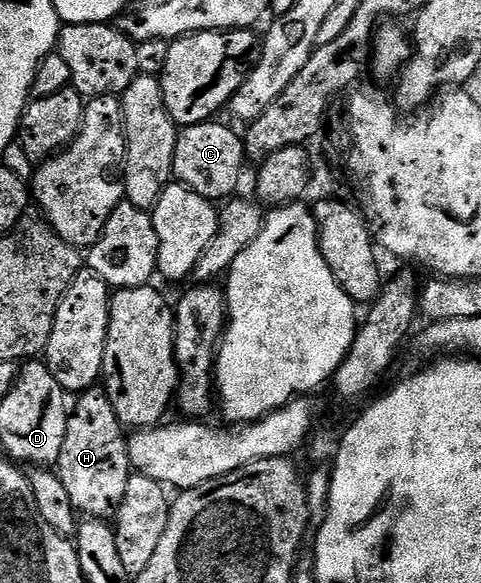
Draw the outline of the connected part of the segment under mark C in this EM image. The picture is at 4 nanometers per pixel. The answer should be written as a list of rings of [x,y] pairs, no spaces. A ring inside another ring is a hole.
[[[221,121],[185,127],[176,136],[172,175],[194,193],[213,201],[224,201],[240,183],[240,170],[246,164],[244,140]]]

